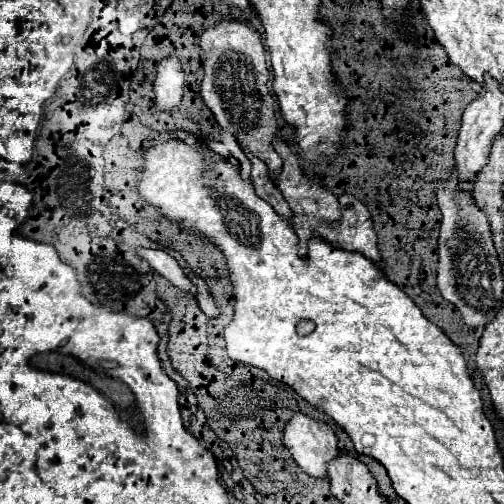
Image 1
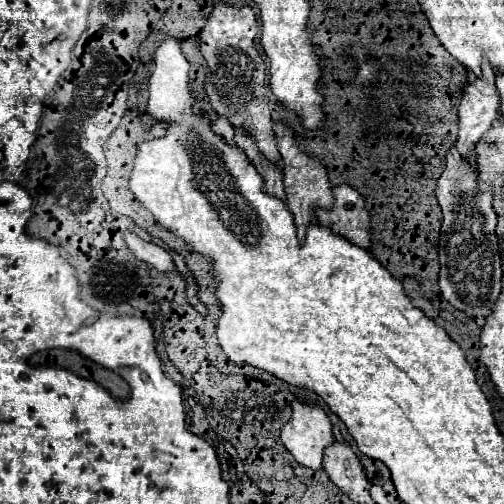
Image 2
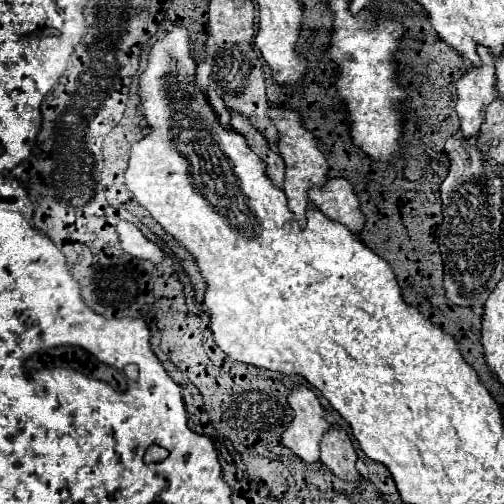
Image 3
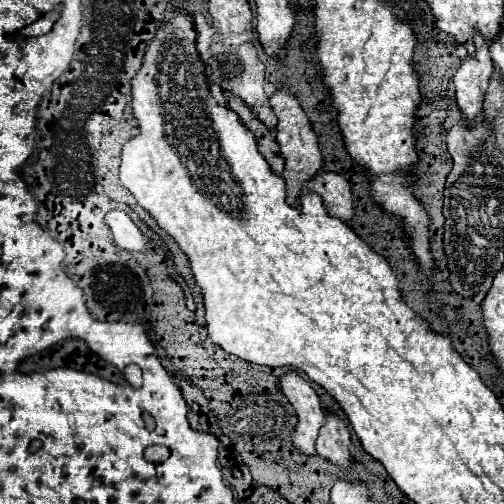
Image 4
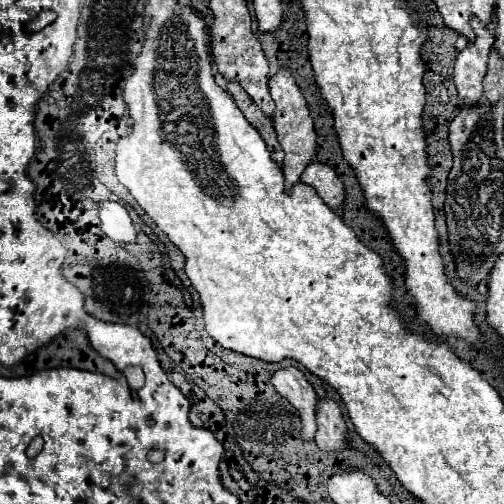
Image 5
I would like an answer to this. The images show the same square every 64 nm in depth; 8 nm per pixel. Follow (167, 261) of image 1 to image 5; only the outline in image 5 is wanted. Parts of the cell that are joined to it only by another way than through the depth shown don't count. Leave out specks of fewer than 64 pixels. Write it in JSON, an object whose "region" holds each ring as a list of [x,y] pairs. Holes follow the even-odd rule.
{"region":[[[102,200],[100,206],[100,228],[114,240],[114,242],[136,242],[136,230],[128,216],[128,210],[114,202],[114,200]]]}

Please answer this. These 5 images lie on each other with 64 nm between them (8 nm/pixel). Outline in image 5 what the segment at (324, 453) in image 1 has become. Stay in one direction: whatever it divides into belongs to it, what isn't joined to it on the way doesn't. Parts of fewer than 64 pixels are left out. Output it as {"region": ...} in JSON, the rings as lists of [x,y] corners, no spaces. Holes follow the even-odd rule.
{"region":[[[296,366],[280,368],[272,374],[272,386],[276,392],[286,398],[302,418],[302,438],[312,440],[316,432],[316,392],[306,376]]]}

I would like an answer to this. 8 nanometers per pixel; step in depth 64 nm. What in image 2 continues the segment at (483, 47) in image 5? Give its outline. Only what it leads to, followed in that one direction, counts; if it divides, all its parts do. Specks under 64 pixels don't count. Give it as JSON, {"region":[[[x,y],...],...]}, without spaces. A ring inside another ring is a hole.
{"region":[[[484,58],[482,76],[474,82],[464,84],[462,100],[458,106],[460,132],[456,140],[456,148],[460,154],[468,156],[474,162],[474,146],[482,138],[482,134],[490,128],[492,120],[498,114],[500,98],[494,84],[494,68]]]}

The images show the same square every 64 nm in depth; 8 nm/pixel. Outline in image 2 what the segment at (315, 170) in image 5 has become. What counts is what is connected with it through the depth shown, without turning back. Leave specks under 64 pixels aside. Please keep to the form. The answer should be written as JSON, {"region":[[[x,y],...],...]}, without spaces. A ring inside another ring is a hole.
{"region":[[[338,184],[332,188],[334,204],[330,208],[314,210],[320,224],[342,232],[350,242],[368,248],[368,224],[370,216],[366,218],[366,208],[362,196],[348,184]]]}

